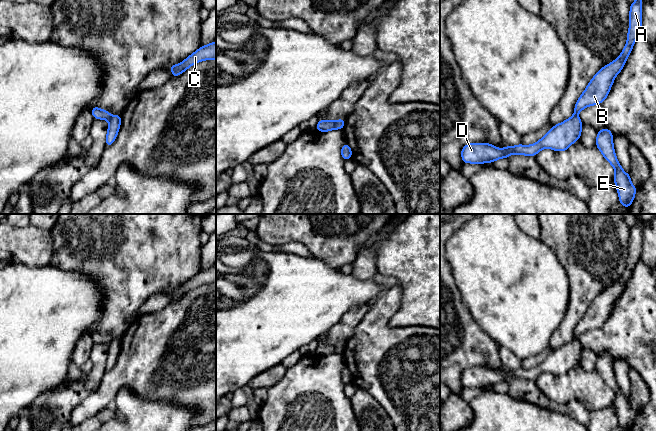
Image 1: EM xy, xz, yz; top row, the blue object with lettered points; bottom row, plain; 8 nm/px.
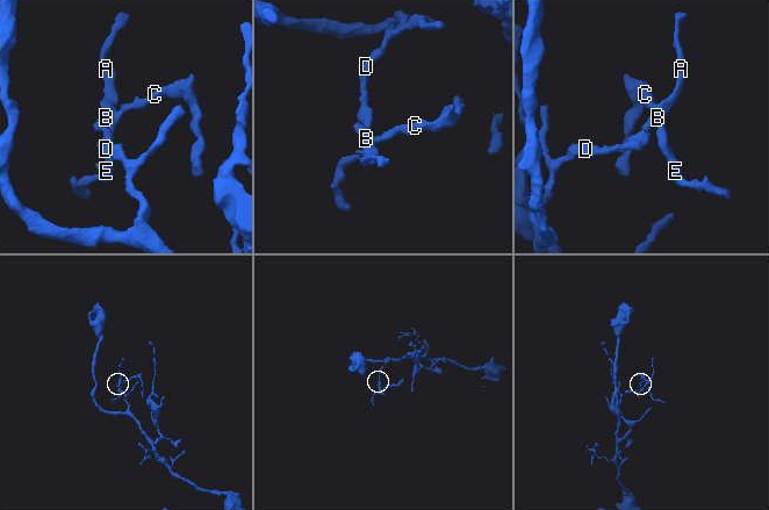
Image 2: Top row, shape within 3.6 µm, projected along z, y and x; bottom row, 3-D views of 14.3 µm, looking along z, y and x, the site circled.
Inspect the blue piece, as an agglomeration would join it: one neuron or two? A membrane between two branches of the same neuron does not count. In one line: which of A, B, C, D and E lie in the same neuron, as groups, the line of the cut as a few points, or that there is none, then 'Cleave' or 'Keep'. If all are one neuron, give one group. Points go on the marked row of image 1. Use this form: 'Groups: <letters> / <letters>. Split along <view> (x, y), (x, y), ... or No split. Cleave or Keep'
Groups: A B C E / D. Split along xz (333, 122), (335, 128). Cleave

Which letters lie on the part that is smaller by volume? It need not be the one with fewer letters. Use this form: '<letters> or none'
A, B, C, E

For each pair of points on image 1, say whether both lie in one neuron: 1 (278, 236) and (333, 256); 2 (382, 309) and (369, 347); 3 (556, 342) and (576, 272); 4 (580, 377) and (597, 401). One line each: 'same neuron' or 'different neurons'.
1: same neuron
2: same neuron
3: same neuron
4: same neuron

